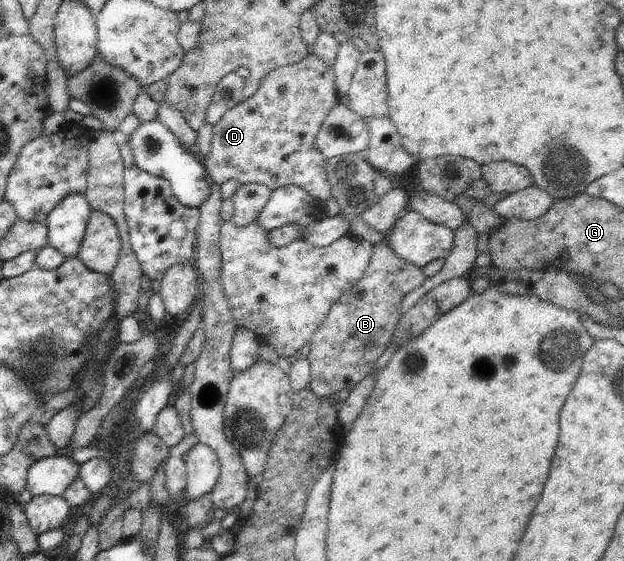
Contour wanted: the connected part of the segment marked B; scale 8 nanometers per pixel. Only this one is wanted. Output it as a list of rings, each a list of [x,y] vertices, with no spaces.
[[[382,239],[372,246],[370,264],[363,274],[363,277],[348,292],[333,303],[329,310],[329,315],[321,323],[321,327],[315,331],[313,341],[310,343],[308,360],[310,361],[310,382],[308,388],[317,397],[328,397],[332,393],[337,393],[347,389],[353,391],[374,368],[375,362],[383,351],[390,345],[397,323],[402,313],[400,310],[401,302],[407,293],[415,291],[417,287],[423,285],[426,280],[423,268],[407,263],[401,259],[388,243]]]

